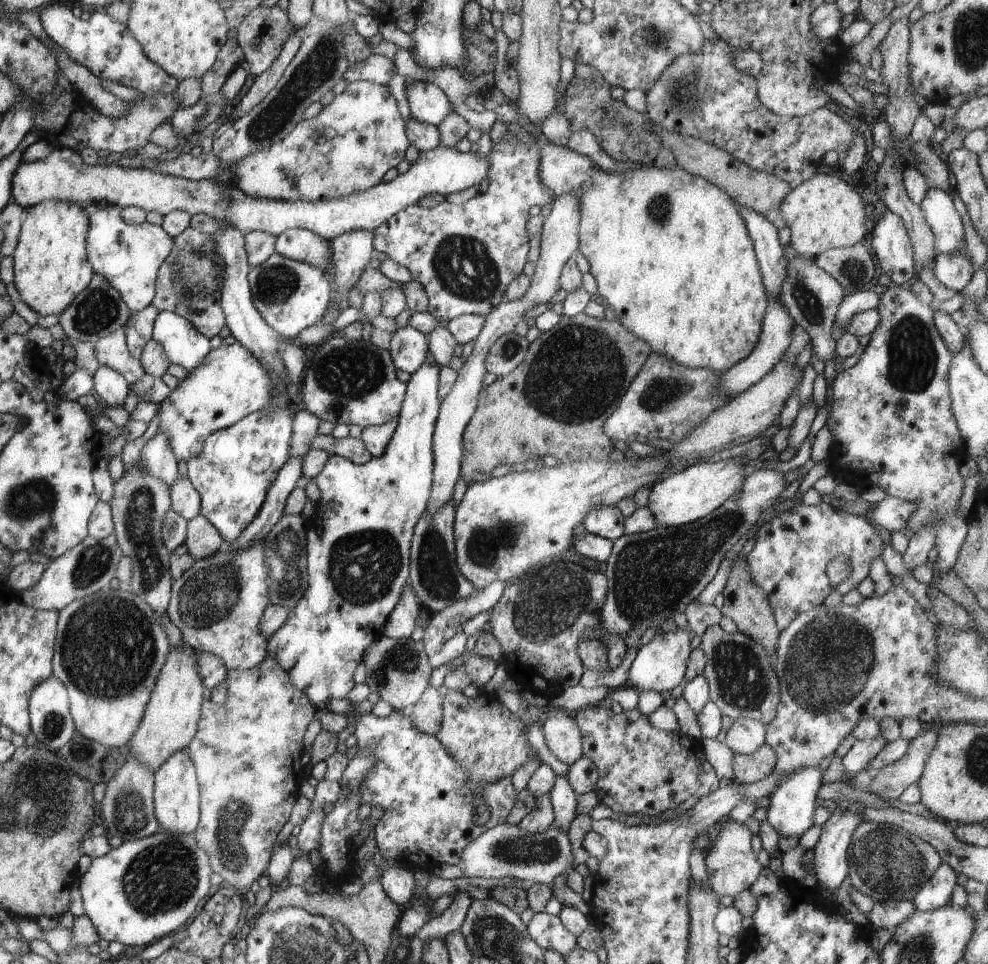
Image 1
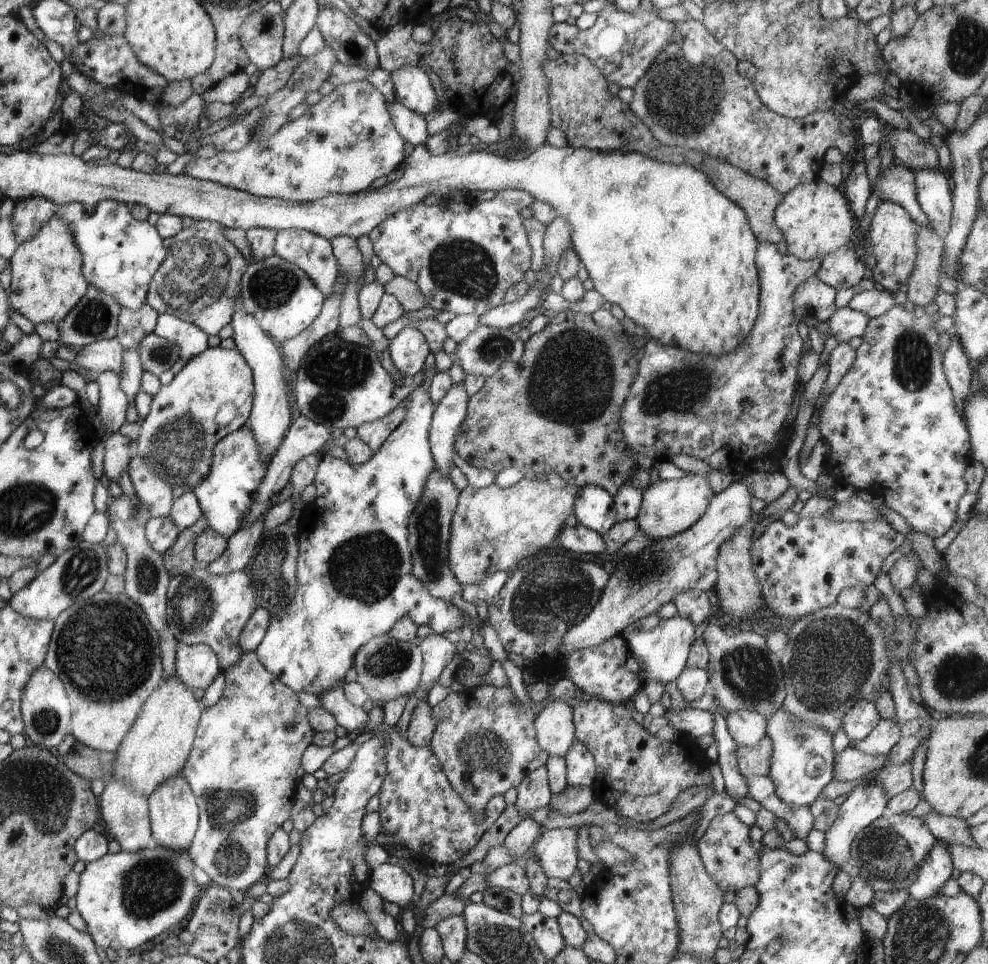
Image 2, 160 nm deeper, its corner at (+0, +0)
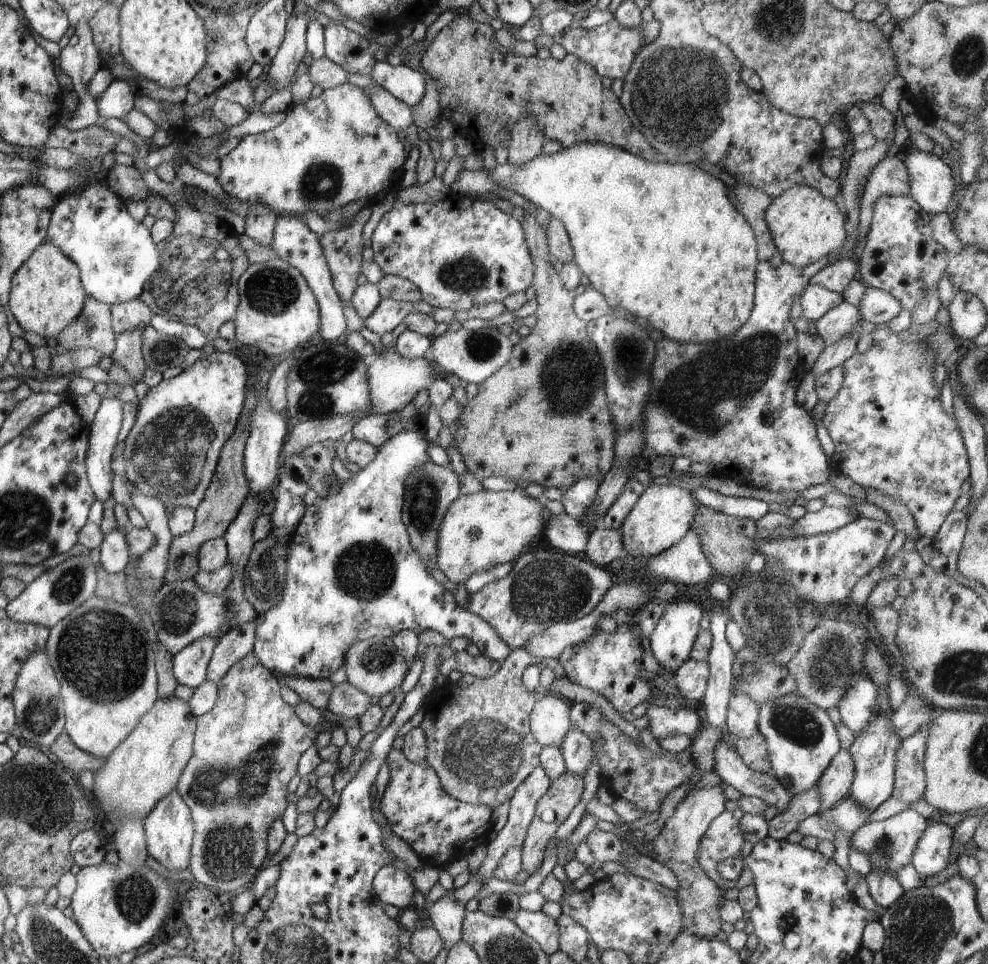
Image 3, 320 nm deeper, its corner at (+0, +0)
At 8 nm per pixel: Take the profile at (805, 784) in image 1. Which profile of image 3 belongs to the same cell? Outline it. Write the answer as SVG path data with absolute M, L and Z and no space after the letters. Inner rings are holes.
M795 692L759 705L758 731L766 739L770 773L784 786L788 785L786 788L792 796L806 789L814 789L840 750L836 725L828 713Z

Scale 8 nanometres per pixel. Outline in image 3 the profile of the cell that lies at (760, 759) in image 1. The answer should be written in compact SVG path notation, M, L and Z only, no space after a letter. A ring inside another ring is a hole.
M760 731L748 738L734 738L733 745L748 768L759 773L771 772L766 739Z

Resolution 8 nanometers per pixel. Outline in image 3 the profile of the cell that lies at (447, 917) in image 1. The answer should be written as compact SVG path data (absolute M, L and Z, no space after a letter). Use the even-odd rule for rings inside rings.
M537 766L516 789L514 796L509 800L507 823L502 830L498 831L493 841L488 841L486 843L487 855L477 870L479 875L485 880L485 884L493 877L498 861L510 850L510 848L523 848L528 825L534 818L536 803L544 796L544 793L551 785L551 781L552 779L546 774L546 771L541 766Z

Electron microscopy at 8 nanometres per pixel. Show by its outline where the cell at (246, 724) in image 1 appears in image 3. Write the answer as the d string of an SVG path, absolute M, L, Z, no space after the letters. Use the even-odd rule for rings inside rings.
M252 652L241 658L217 683L219 694L216 706L197 717L196 742L193 744L193 758L186 764L184 774L175 788L188 804L194 820L195 831L192 843L192 860L189 862L190 872L194 875L196 884L214 890L216 893L238 894L246 892L253 887L253 880L265 870L266 864L270 864L269 831L272 828L273 820L281 818L286 810L286 794L288 794L288 782L296 776L296 764L300 756L304 755L308 748L312 747L314 740L322 731L333 731L336 726L342 727L339 723L325 720L320 727L307 725L301 721L292 706L288 706L280 696L280 682L276 682L276 676L261 663L259 658Z

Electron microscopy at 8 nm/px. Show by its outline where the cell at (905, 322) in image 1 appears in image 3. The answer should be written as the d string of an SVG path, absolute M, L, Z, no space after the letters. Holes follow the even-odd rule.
M876 326L873 332L873 345L863 353L854 353L850 358L847 358L842 364L844 367L844 378L840 390L836 396L827 402L827 408L824 412L822 422L827 428L831 436L836 451L830 462L832 468L840 471L842 474L849 476L856 484L863 486L866 489L876 489L880 492L887 494L890 498L898 499L899 502L904 503L908 510L914 517L920 537L932 538L945 521L946 516L952 512L954 503L961 495L960 486L970 476L969 458L967 455L966 447L963 443L962 433L957 425L956 420L953 420L946 414L940 402L940 390L932 383L932 376L937 366L933 353L925 346L924 340L920 342L902 342L900 334L894 334L887 329L887 326Z

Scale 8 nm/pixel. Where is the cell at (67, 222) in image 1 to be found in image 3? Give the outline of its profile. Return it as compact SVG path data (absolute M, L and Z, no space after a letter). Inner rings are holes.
M43 242L13 276L9 309L24 331L55 338L71 325L84 308L86 294L80 269L52 242Z

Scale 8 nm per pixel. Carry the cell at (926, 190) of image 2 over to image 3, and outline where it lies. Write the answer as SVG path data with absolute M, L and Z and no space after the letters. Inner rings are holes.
M912 150L904 160L909 174L909 195L932 216L946 210L957 189L950 166L932 152Z

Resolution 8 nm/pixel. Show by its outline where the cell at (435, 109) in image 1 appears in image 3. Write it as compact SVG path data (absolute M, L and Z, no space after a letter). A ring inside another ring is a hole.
M386 60L376 61L369 76L376 85L409 107L418 104L426 90L424 75L405 64L391 66Z

